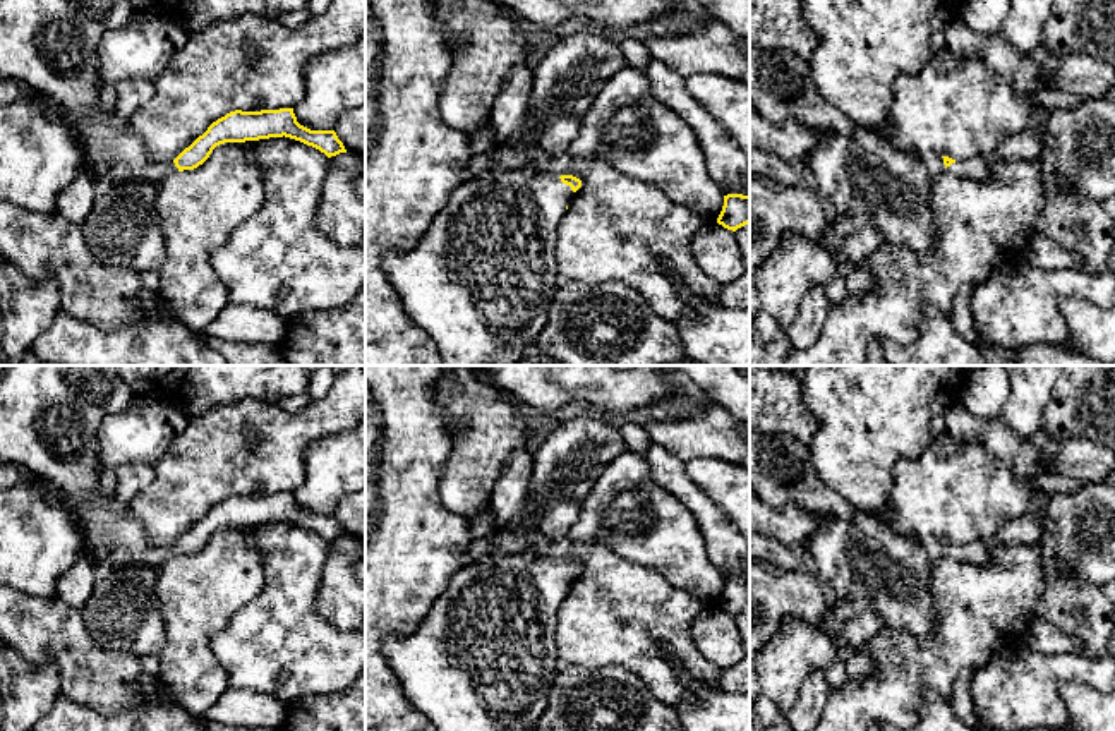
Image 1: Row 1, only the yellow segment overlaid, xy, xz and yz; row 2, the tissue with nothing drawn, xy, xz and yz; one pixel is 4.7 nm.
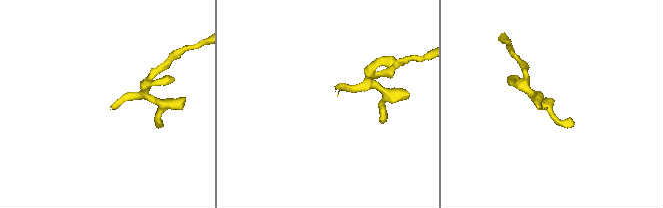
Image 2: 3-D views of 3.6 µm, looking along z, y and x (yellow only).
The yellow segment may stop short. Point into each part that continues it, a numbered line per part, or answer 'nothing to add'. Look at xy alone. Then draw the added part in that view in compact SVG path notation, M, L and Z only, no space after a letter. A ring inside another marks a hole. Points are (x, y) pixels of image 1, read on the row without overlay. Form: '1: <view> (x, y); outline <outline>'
1: xy (50, 416); outline M7 366L0 372L0 465L17 467L29 477L60 489L65 508L77 522L84 539L82 556L99 566L146 563L160 566L178 556L173 546L156 546L130 504L99 492L101 422L124 412L136 393L118 376L115 366Z

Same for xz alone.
1: xz (484, 658); outline M501 553L456 571L413 633L384 640L410 704L437 731L533 731L561 666L558 613L573 578L559 559Z

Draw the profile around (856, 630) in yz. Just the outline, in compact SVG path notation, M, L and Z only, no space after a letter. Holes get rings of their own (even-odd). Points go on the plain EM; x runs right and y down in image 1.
M871 611L849 618L839 631L853 649L861 650L865 643L878 633L885 623Z

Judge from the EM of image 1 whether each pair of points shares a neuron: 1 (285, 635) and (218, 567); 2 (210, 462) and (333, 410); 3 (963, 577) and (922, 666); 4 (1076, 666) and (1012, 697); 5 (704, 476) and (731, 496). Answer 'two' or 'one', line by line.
1: two
2: one
3: one
4: one
5: one

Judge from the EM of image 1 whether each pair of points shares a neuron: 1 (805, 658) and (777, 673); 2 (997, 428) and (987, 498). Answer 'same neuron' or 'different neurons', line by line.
1: same neuron
2: different neurons

